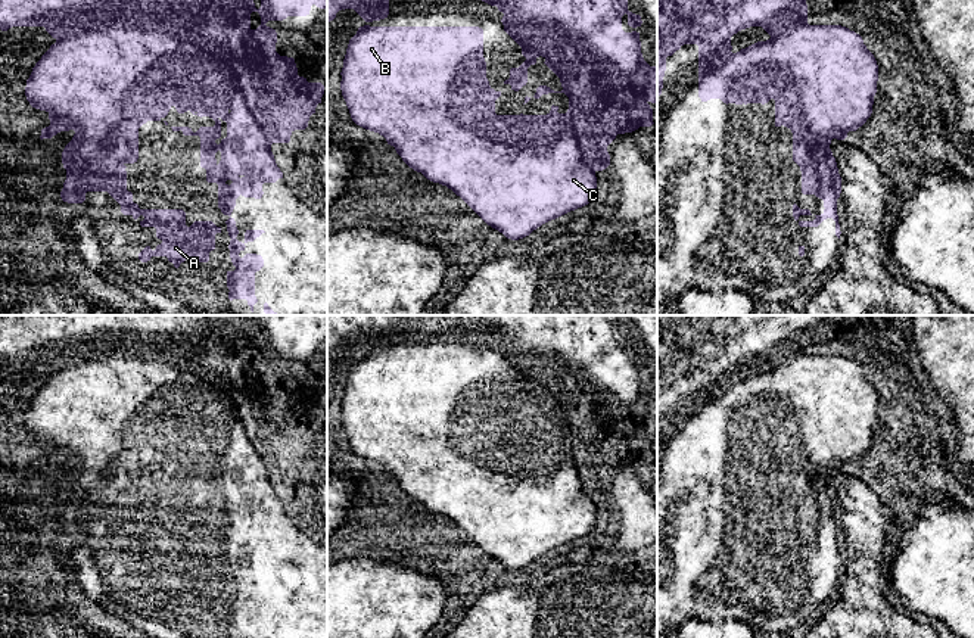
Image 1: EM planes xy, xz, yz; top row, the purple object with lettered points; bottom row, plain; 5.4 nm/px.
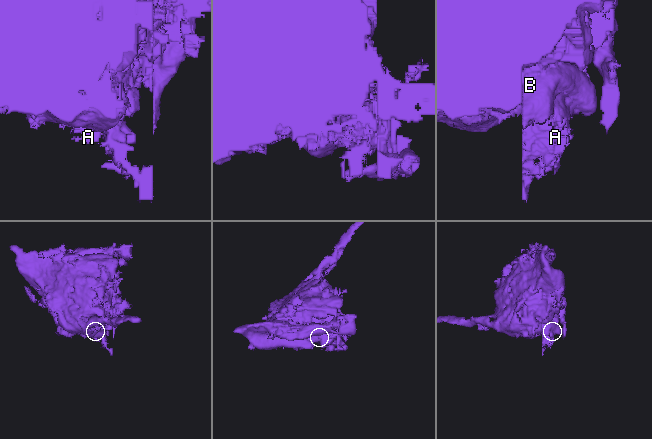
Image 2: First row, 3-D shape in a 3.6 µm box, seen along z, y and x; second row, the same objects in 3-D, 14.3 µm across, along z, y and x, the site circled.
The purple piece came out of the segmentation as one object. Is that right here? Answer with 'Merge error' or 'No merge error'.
No merge error

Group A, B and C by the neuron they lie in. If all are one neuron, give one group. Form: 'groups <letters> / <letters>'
groups A B C

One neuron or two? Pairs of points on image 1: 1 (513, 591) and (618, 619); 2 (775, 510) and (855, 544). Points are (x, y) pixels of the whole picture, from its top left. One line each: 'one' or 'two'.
1: one
2: two

